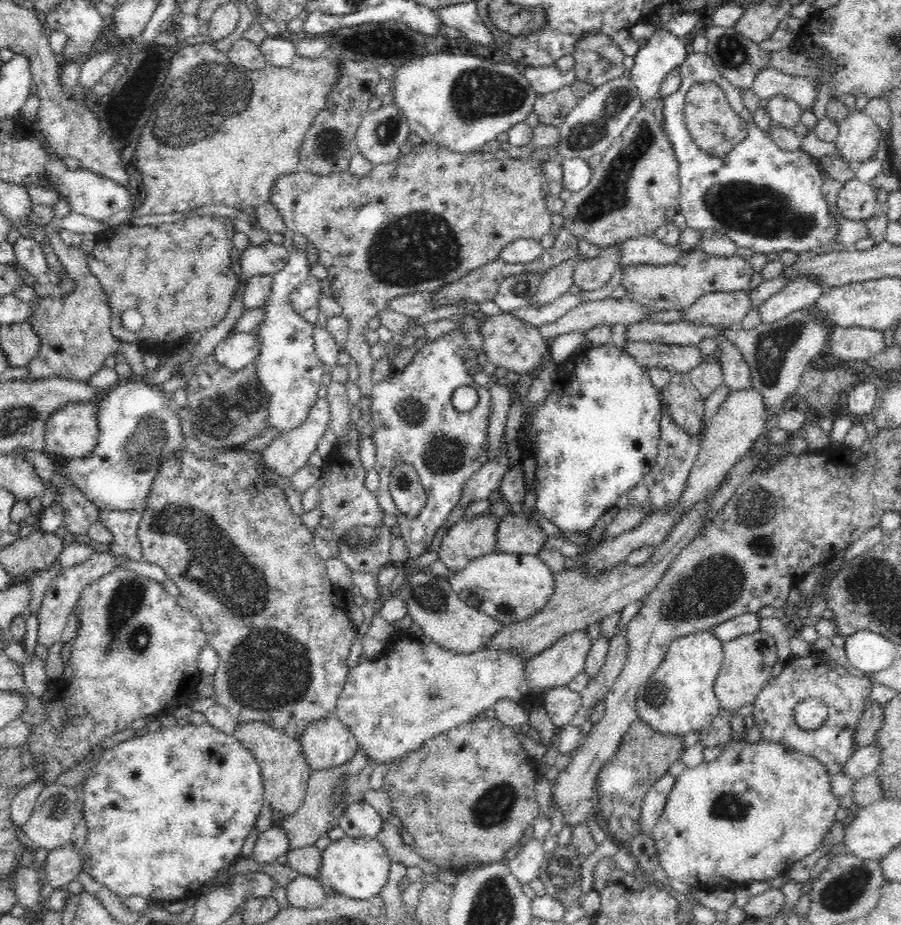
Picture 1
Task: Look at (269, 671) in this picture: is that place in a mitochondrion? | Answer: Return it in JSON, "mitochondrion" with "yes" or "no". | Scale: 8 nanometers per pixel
{"mitochondrion":"yes"}

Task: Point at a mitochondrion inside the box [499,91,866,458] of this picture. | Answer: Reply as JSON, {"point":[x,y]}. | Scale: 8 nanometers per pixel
{"point":[763,211]}

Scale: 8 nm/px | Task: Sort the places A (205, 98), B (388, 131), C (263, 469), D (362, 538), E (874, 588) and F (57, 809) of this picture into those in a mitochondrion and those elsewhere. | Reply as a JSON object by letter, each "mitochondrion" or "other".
{"A":"mitochondrion","B":"mitochondrion","C":"other","D":"mitochondrion","E":"mitochondrion","F":"mitochondrion"}

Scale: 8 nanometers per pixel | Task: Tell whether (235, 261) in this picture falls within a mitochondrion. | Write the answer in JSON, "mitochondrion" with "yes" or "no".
{"mitochondrion":"no"}

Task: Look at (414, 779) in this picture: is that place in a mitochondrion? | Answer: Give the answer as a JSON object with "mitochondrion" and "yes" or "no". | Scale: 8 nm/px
{"mitochondrion":"no"}

